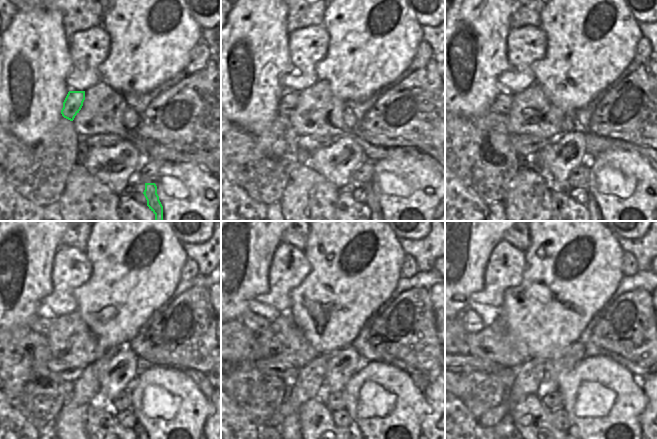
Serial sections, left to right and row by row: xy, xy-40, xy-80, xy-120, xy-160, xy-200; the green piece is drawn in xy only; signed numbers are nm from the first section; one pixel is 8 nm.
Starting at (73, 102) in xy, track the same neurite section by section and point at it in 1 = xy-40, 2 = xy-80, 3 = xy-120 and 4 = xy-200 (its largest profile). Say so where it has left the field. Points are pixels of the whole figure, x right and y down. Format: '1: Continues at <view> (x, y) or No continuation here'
1: Continues at xy-40 (289, 99)
2: Continues at xy-80 (502, 104)
3: Continues at xy-120 (38, 324)
4: Continues at xy-200 (472, 322)

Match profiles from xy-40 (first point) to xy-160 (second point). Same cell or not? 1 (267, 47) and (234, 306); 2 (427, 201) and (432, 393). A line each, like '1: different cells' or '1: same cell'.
1: same cell
2: different cells

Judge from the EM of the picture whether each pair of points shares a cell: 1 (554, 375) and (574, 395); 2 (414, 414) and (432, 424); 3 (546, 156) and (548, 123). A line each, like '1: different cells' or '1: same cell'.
1: different cells
2: different cells
3: different cells

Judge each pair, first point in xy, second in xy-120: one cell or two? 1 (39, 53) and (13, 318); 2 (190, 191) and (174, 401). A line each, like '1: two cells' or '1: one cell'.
1: one cell
2: one cell

